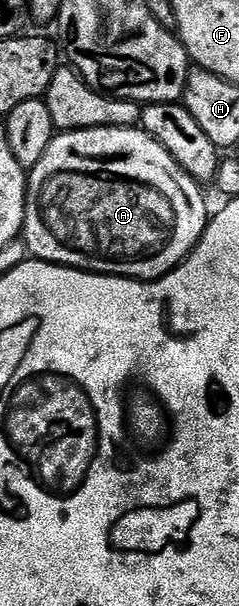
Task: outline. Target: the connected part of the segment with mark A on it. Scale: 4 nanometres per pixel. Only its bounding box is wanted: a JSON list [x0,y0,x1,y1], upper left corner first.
[23,127,211,281]

